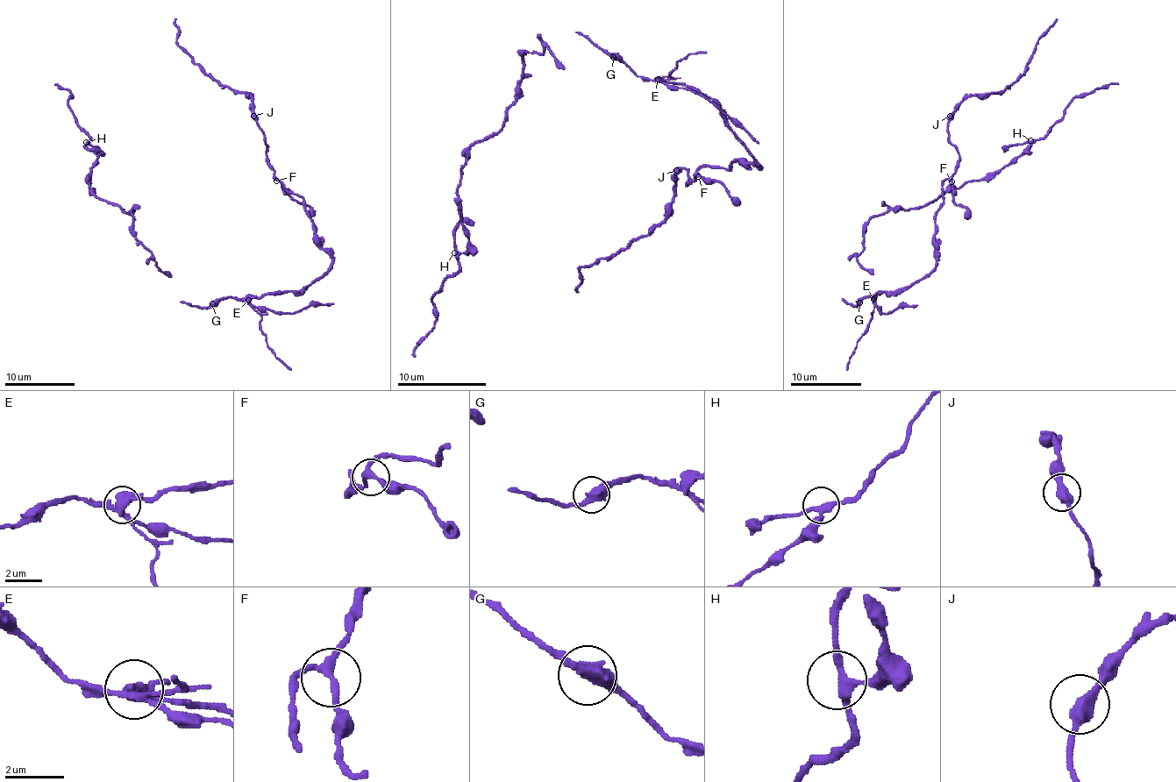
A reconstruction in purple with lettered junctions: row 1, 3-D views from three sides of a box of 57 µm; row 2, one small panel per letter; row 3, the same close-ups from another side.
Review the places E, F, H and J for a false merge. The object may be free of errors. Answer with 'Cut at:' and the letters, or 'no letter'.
Cut at: E

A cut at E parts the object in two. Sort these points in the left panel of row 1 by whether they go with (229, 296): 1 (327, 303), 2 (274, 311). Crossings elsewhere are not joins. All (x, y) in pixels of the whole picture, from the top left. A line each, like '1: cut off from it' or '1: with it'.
1: with it
2: with it

